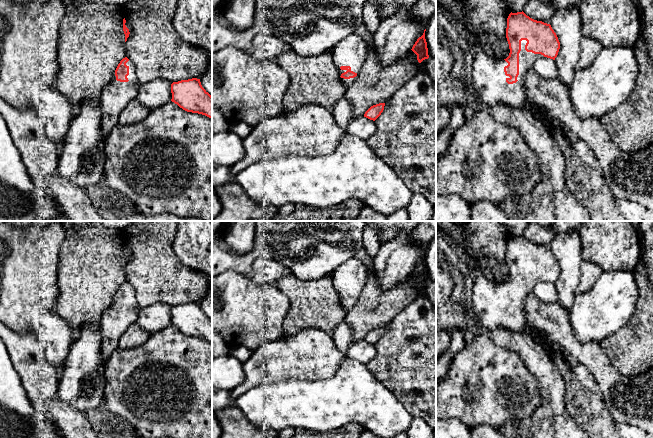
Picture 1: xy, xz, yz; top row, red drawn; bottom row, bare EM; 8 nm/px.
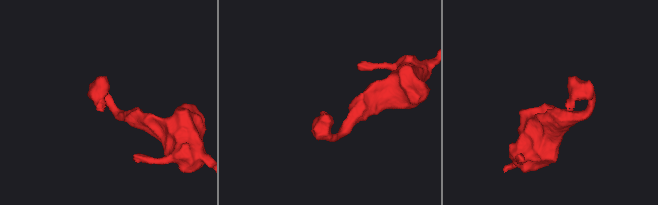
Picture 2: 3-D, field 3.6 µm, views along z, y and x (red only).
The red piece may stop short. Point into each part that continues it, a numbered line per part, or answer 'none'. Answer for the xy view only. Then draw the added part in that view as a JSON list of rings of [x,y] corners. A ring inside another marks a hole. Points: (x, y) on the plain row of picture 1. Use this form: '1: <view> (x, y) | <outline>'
1: xy (116, 319) | [[[129,284],[128,306],[116,304],[115,295],[112,304],[103,312],[100,326],[102,331],[101,352],[106,362],[108,356],[118,348],[118,342],[125,331],[136,323],[140,307],[136,299],[136,292]]]

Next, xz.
1: xz (351, 275) | [[[355,257],[348,259],[341,264],[332,274],[333,285],[338,294],[339,301],[347,294],[341,294],[341,290],[350,290],[351,295],[358,298],[365,286],[369,270],[362,260]],[[356,301],[350,303],[341,302],[343,309],[348,312]]]

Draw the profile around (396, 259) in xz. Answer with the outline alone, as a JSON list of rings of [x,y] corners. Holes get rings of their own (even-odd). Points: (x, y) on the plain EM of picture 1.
[[[400,233],[381,244],[373,257],[373,273],[380,288],[388,289],[406,279],[426,253],[426,248],[410,238],[409,233]]]

